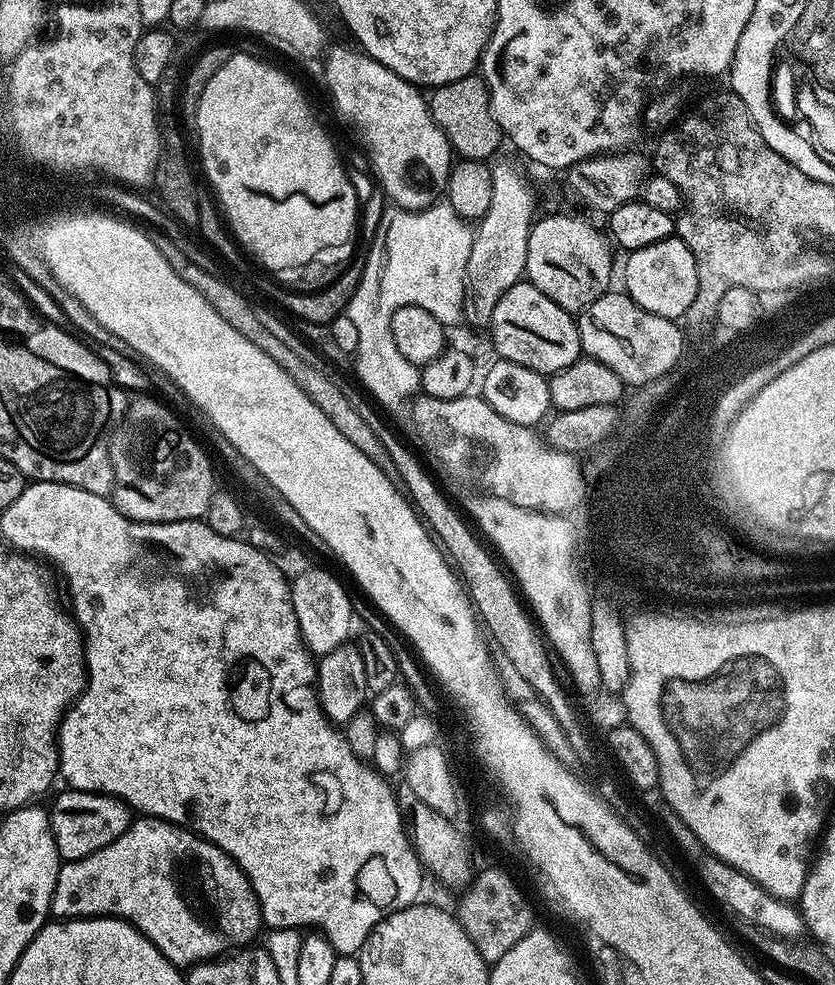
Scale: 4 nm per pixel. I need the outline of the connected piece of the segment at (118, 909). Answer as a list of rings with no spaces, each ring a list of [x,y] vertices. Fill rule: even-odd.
[[[141,815],[133,819],[128,828],[110,842],[110,846],[102,846],[102,850],[94,850],[81,860],[65,860],[61,863],[58,870],[58,882],[54,886],[54,898],[52,899],[51,915],[56,918],[91,918],[94,916],[115,916],[118,920],[127,920],[134,925],[154,946],[168,959],[177,966],[195,966],[207,961],[231,954],[245,946],[251,945],[252,940],[262,929],[260,918],[260,903],[246,878],[246,874],[239,868],[231,856],[227,856],[217,844],[212,844],[207,838],[201,836],[199,832],[193,832],[191,828],[182,824],[171,824],[165,820],[159,820],[157,816]]]

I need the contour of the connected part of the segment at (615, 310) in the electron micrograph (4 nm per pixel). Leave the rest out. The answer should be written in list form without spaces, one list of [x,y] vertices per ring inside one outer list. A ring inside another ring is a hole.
[[[609,290],[602,294],[602,298],[590,302],[590,306],[578,313],[576,325],[580,331],[581,353],[587,359],[602,362],[602,366],[610,366],[610,370],[614,370],[614,374],[618,374],[618,378],[628,386],[648,384],[651,380],[666,375],[679,362],[680,355],[684,352],[685,329],[677,321],[650,314],[650,310],[642,310],[642,306],[638,306],[638,302],[631,300],[623,290]]]

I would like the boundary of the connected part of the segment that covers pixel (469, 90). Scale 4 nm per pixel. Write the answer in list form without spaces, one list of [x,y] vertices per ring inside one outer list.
[[[483,75],[458,78],[458,82],[446,82],[440,88],[431,89],[430,107],[433,122],[444,131],[457,157],[485,162],[493,159],[492,151],[499,146],[500,140],[502,144],[505,135],[492,112],[492,98]]]

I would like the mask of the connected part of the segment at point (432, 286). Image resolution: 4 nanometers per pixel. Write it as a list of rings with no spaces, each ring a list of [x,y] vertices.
[[[437,202],[419,210],[385,207],[374,235],[364,256],[364,273],[350,298],[346,315],[358,329],[354,359],[365,390],[372,392],[371,399],[377,405],[396,408],[407,396],[419,393],[421,387],[420,368],[402,358],[398,346],[394,346],[392,315],[402,306],[413,304],[442,322],[465,319],[464,279],[474,228],[447,202]]]

